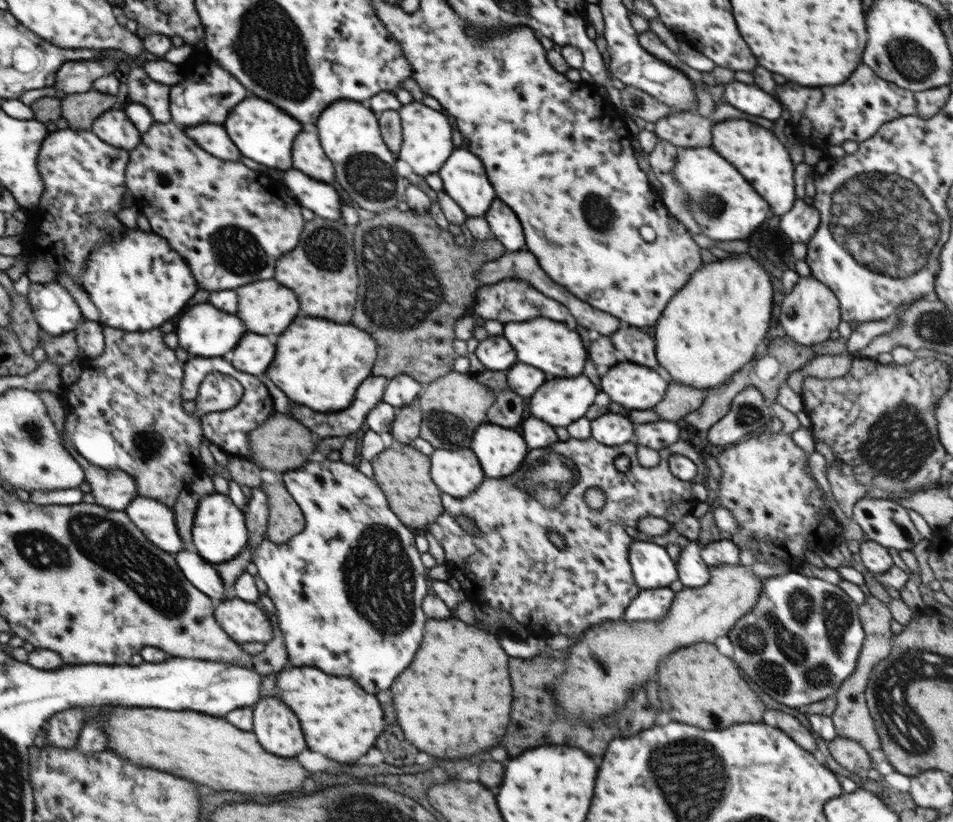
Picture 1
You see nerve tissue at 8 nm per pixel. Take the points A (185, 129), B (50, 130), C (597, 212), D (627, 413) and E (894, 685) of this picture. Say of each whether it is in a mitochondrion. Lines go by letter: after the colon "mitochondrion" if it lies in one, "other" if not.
A: other
B: other
C: mitochondrion
D: other
E: mitochondrion

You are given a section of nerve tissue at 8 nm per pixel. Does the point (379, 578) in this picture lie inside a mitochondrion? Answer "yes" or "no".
yes

